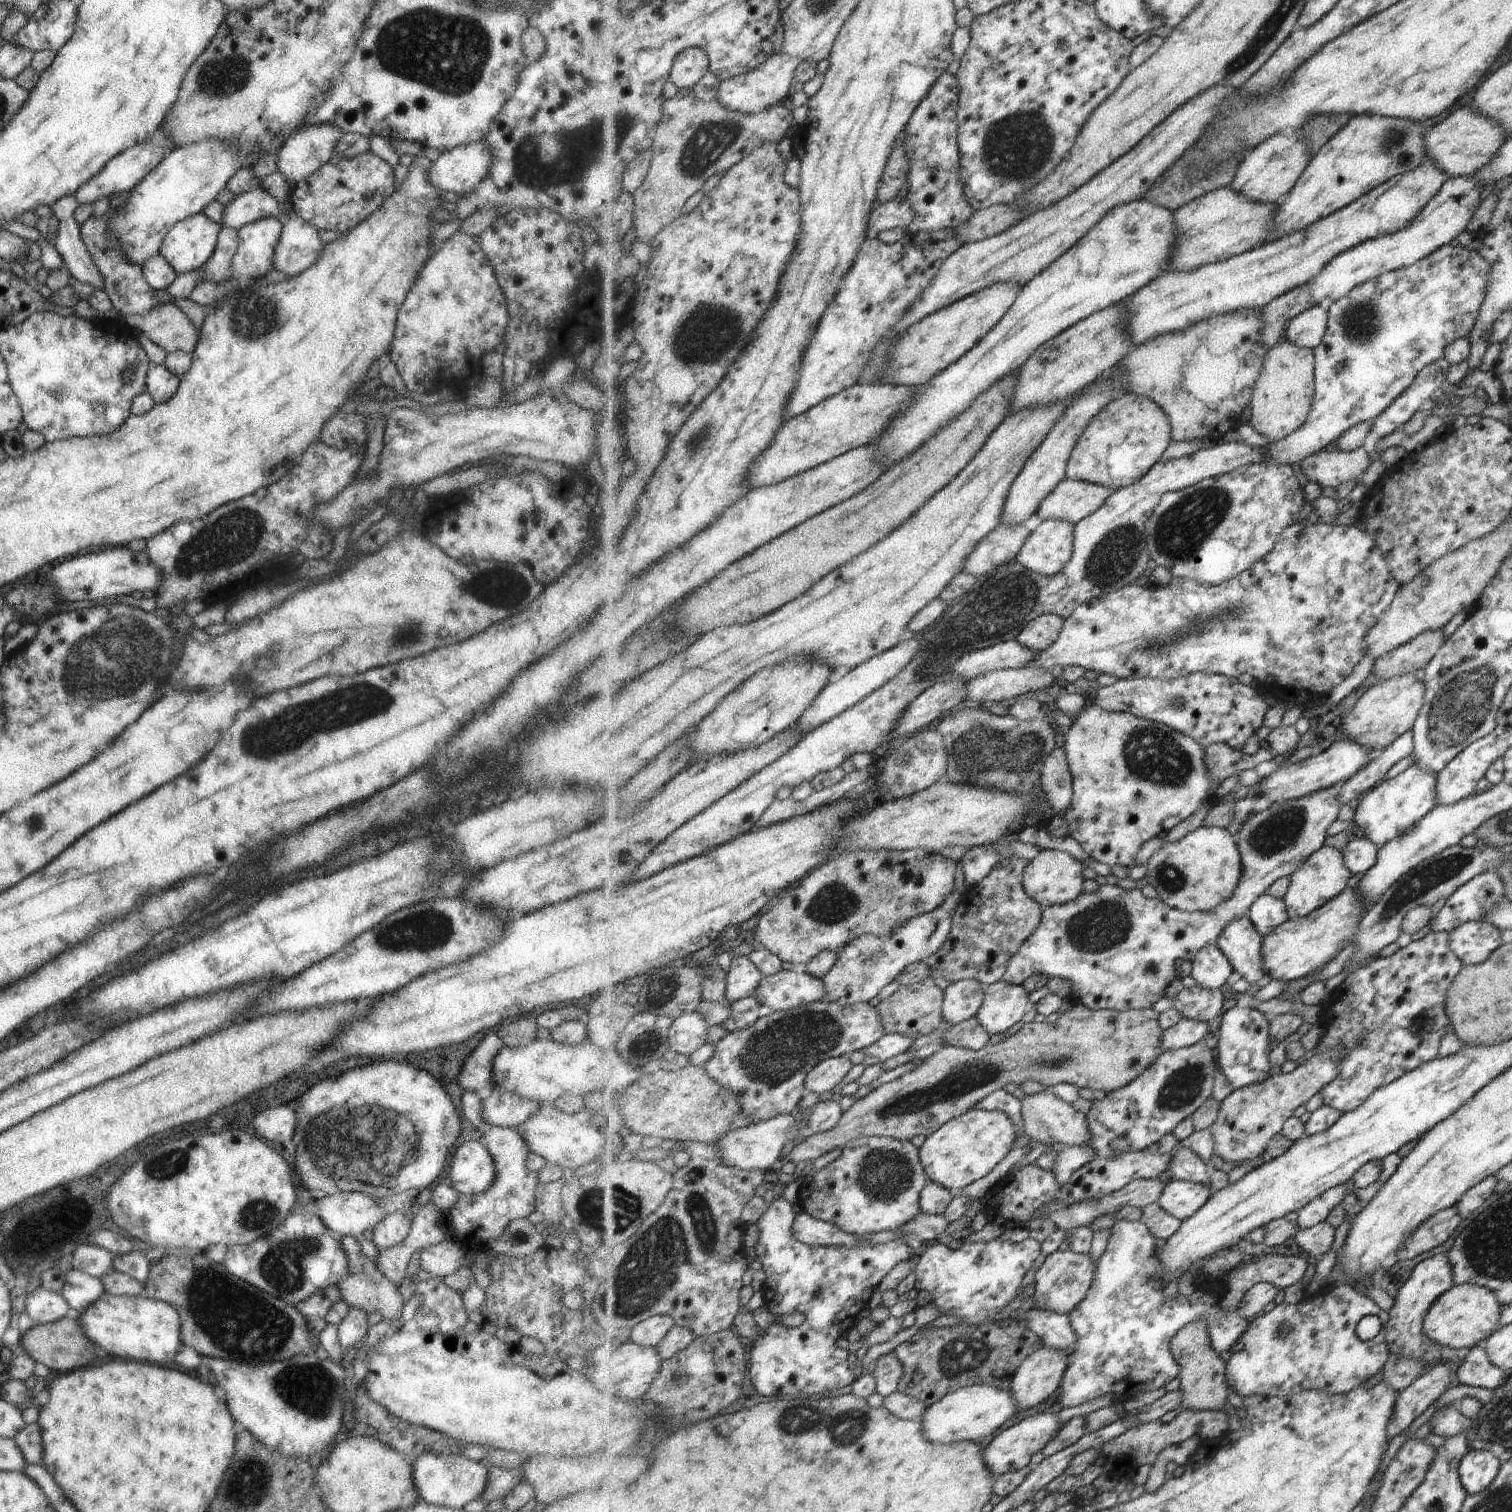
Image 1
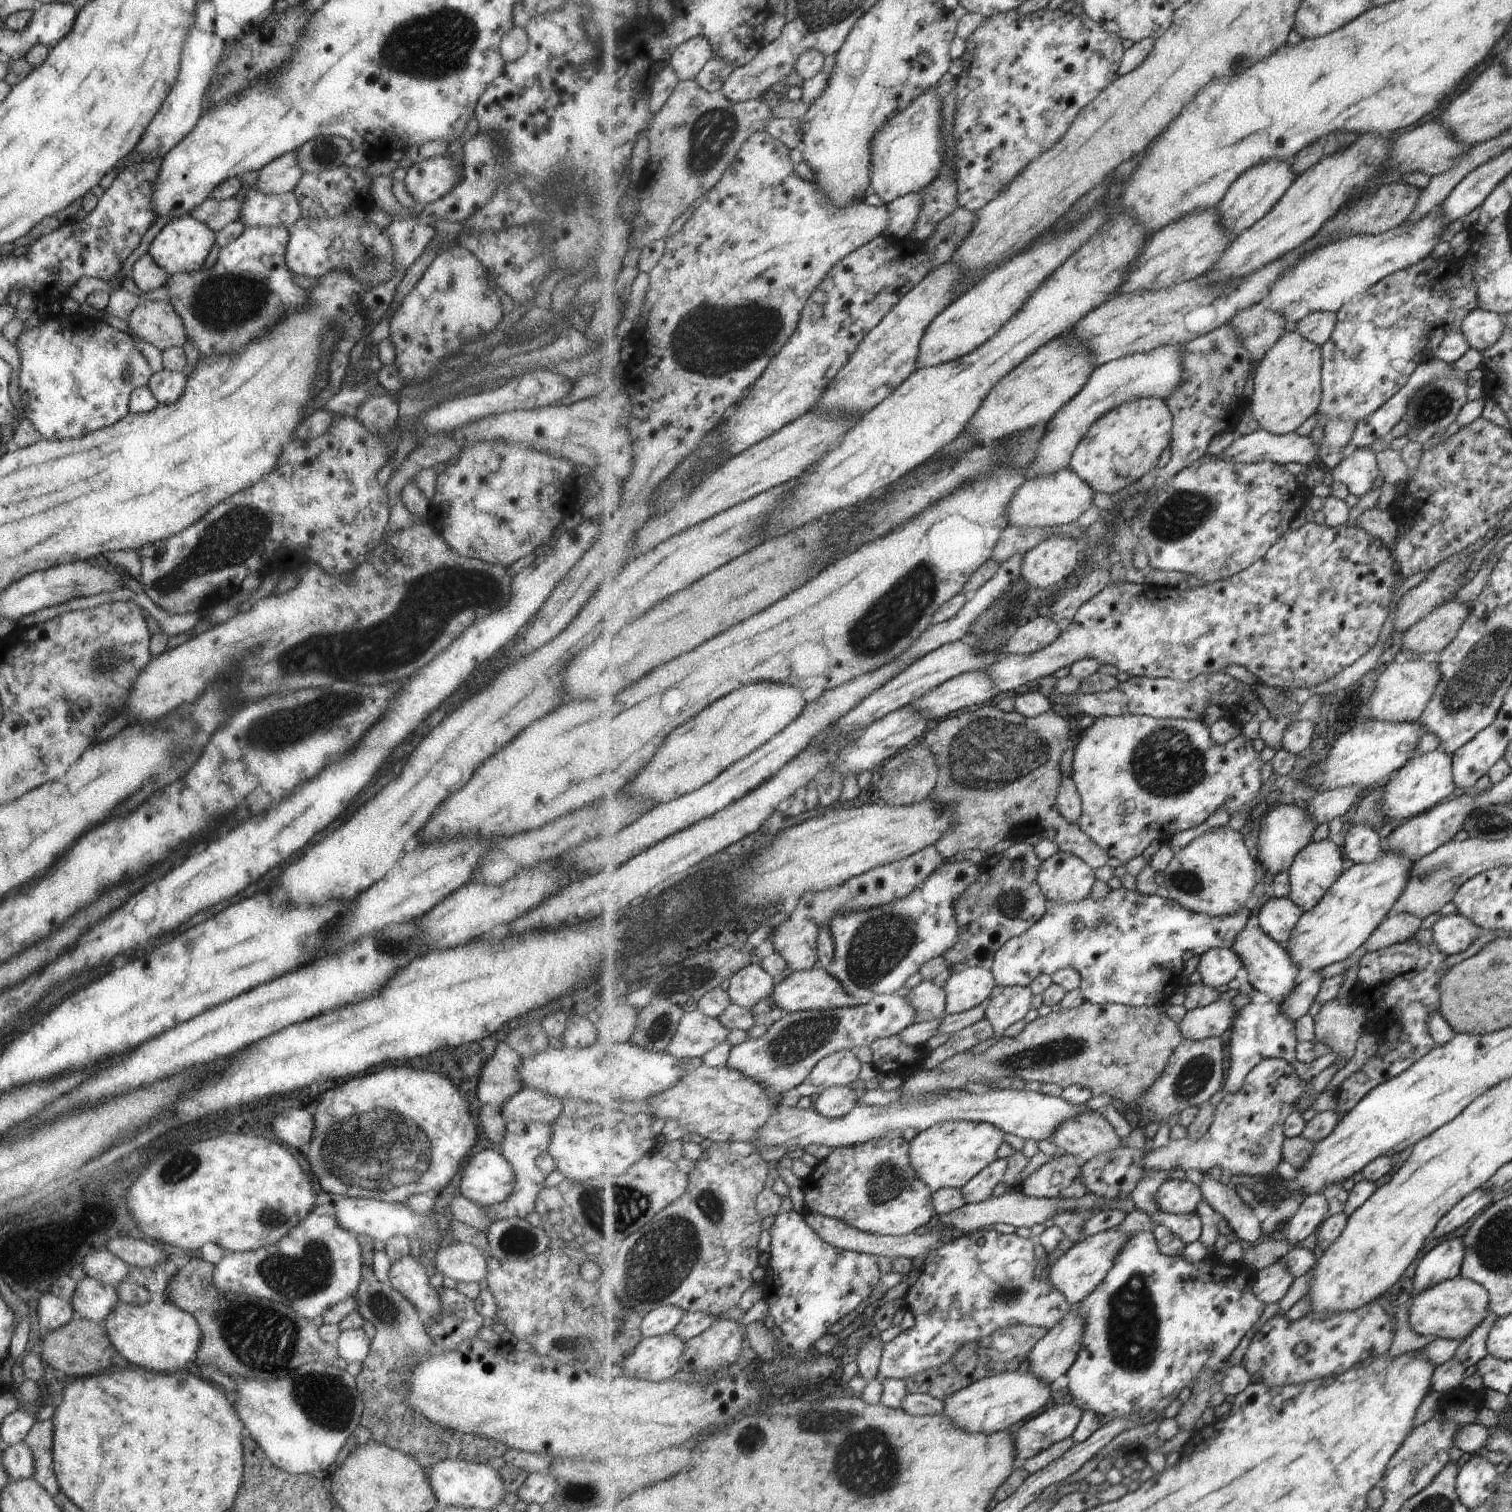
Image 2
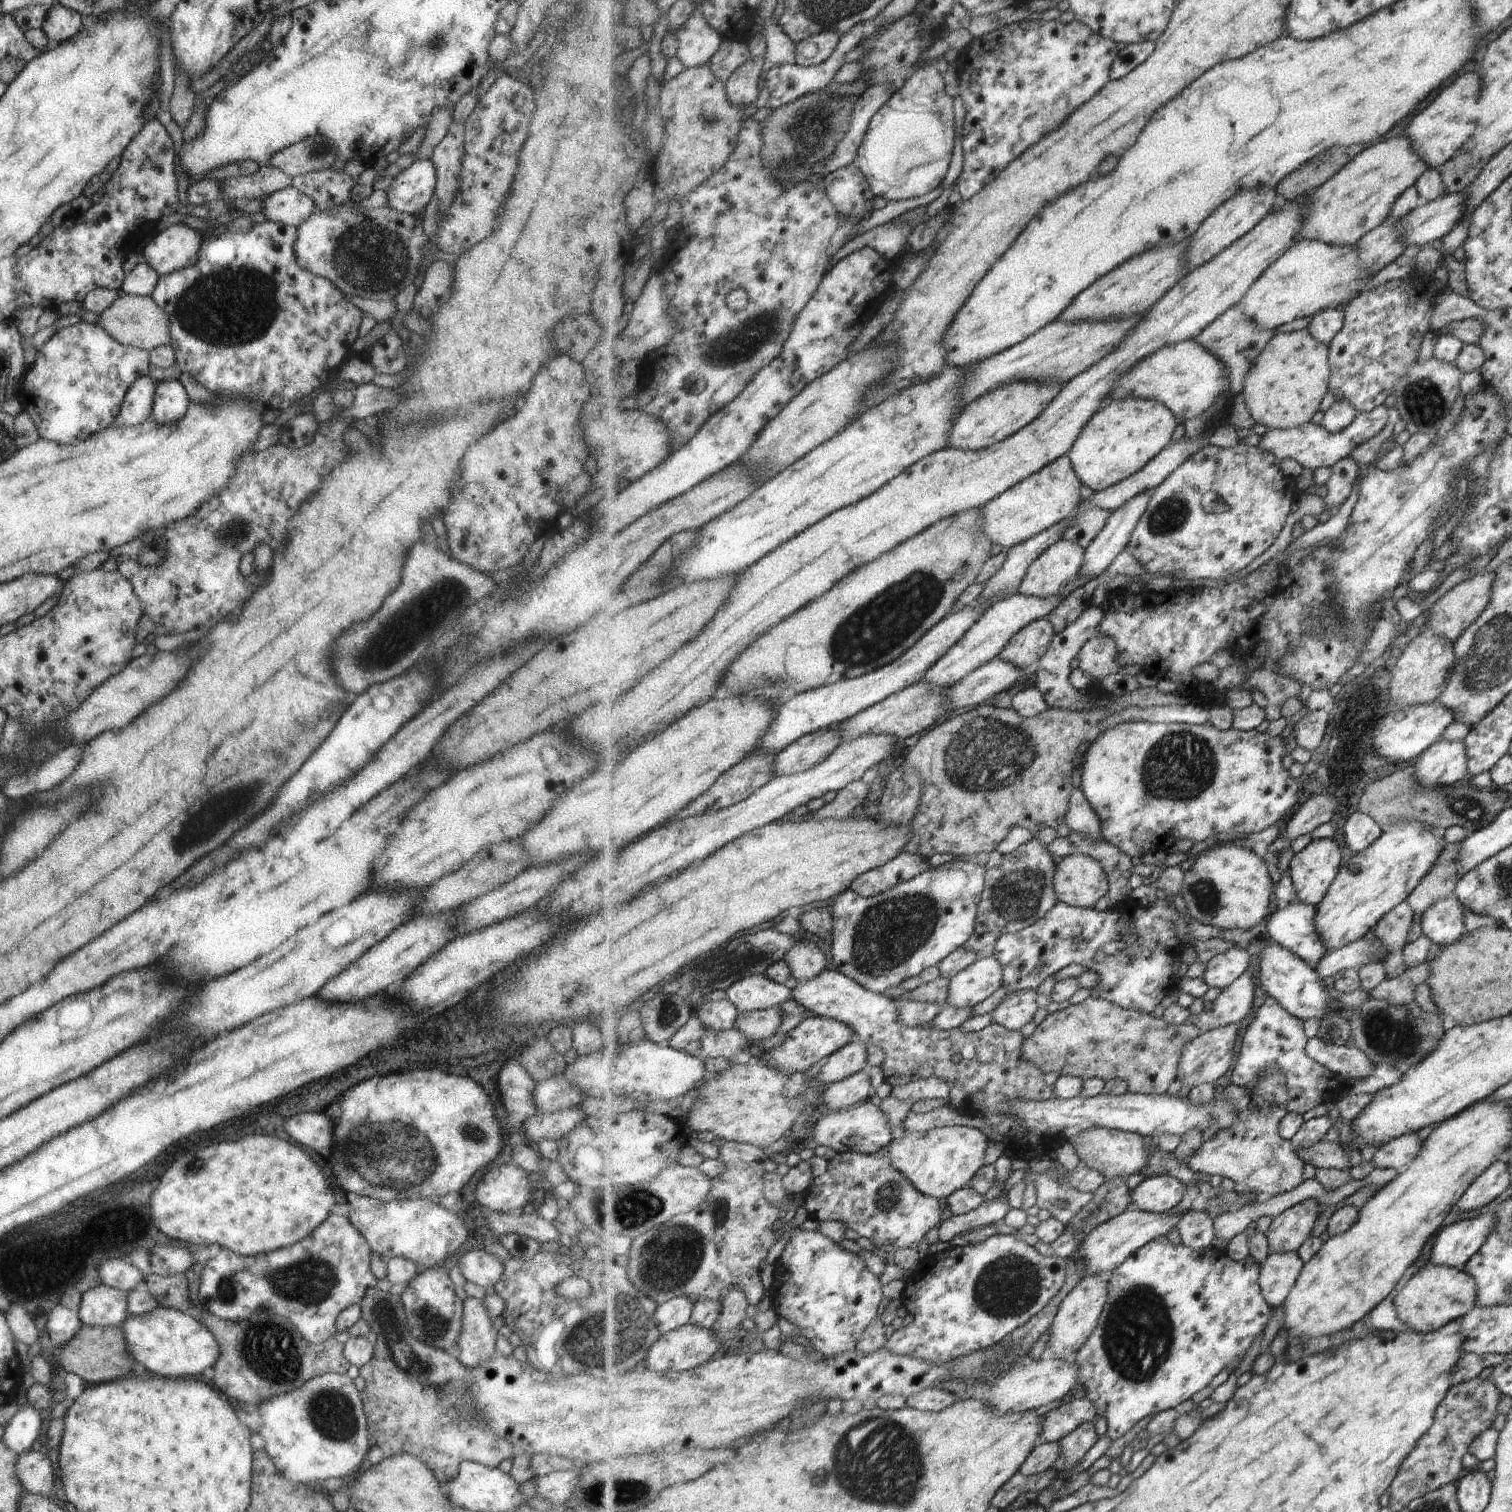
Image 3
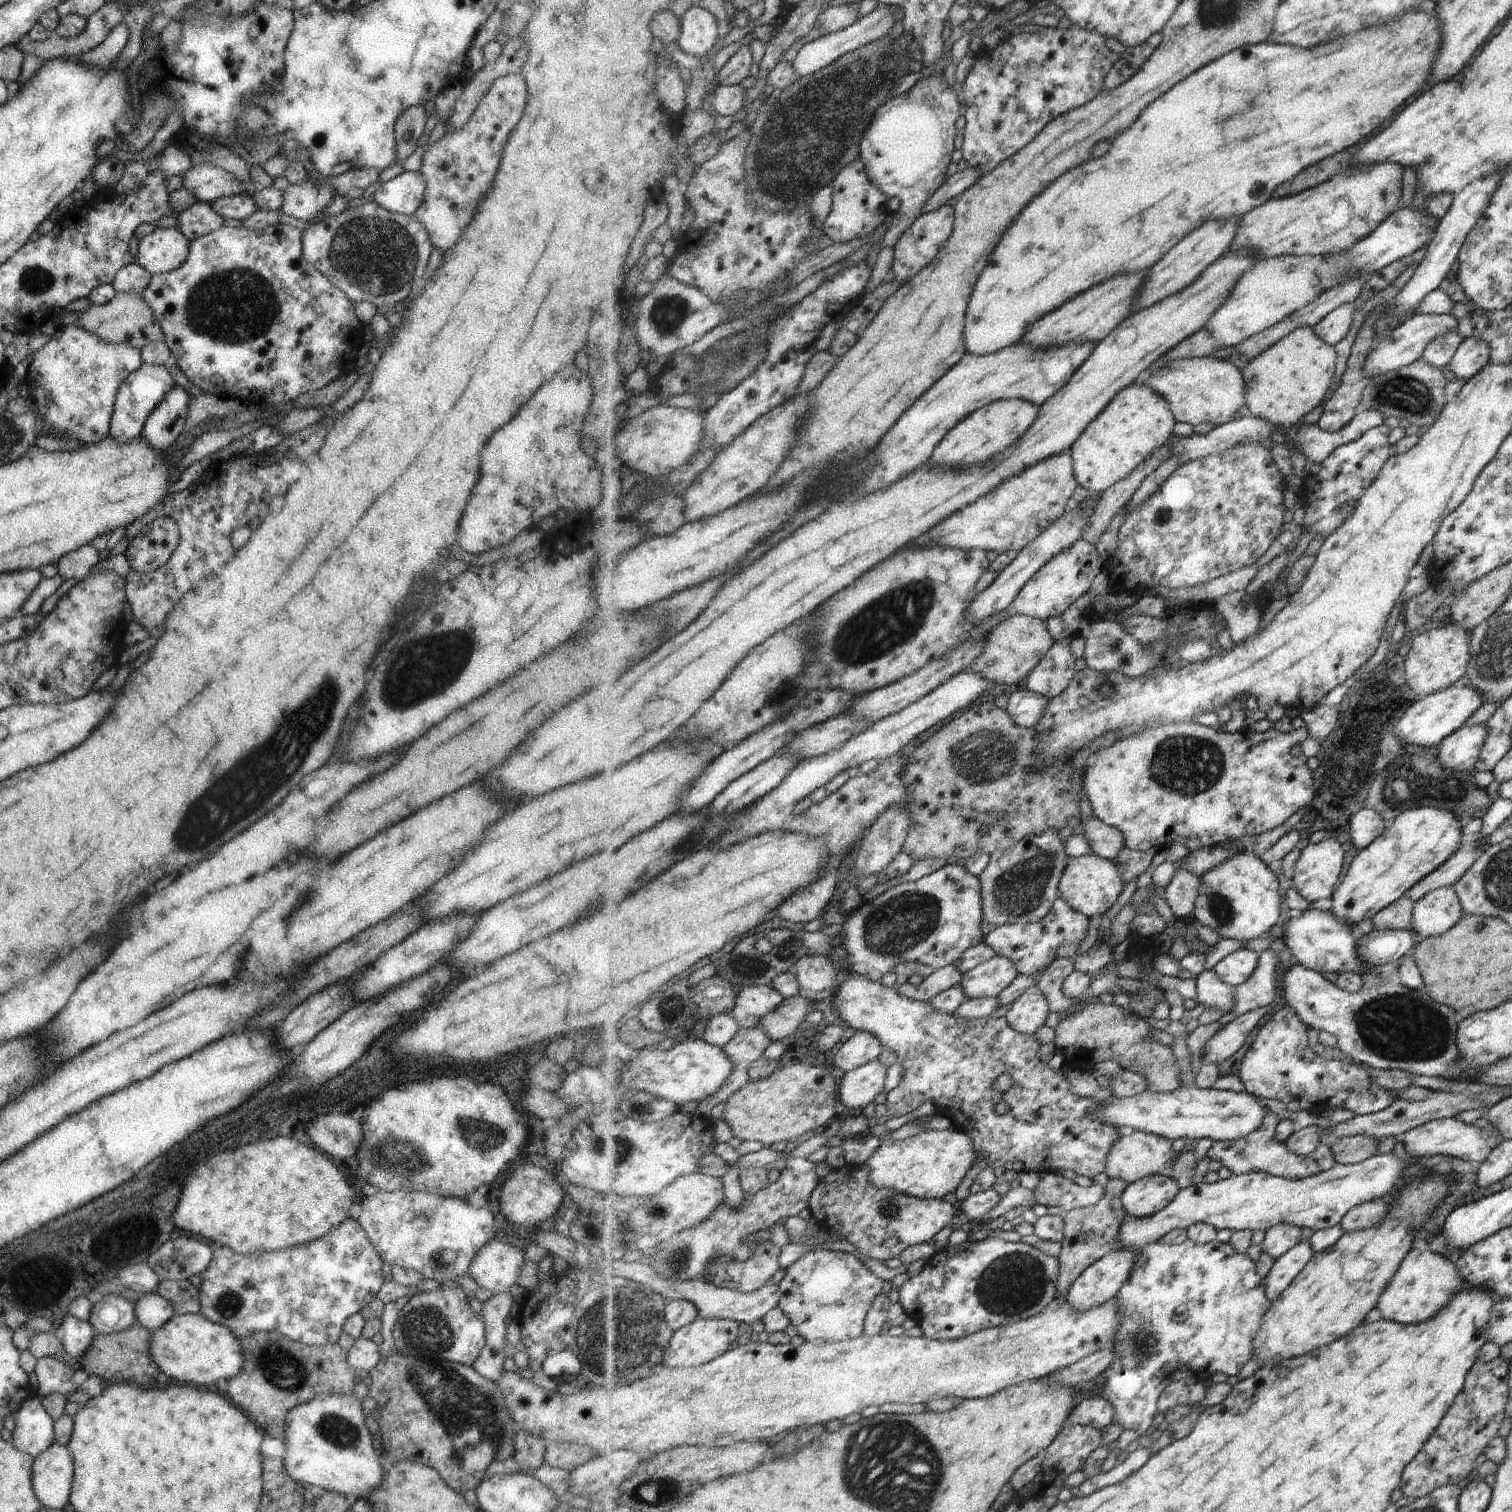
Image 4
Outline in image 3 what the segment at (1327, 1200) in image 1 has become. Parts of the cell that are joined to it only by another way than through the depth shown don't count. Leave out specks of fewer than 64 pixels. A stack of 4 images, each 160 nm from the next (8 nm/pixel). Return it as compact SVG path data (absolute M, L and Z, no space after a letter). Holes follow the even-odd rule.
M1307 1199L1276 1216L1266 1233L1271 1252L1298 1252L1311 1236L1321 1212L1315 1199Z

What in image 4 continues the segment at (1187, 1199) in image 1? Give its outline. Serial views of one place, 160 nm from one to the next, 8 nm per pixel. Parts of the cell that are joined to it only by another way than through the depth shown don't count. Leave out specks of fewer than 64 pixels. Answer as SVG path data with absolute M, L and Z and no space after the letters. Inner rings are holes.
M1153 1175L1127 1185L1122 1203L1128 1214L1135 1218L1150 1217L1169 1206L1181 1189L1173 1177Z

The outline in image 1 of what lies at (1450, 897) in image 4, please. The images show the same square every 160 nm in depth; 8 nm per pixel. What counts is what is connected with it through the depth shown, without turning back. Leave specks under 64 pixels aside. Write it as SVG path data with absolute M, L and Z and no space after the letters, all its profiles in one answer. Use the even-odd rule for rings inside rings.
M1467 921L1448 931L1449 947L1463 967L1485 962L1501 946L1500 931L1485 921Z

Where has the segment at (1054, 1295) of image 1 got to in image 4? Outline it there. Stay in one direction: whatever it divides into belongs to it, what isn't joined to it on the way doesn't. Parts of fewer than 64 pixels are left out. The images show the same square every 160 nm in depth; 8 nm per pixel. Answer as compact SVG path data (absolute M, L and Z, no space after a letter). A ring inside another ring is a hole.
M1391 1154L1372 1156L1363 1162L1354 1165L1336 1165L1328 1171L1321 1171L1316 1175L1304 1179L1284 1179L1283 1177L1275 1177L1267 1173L1250 1172L1244 1175L1232 1175L1228 1179L1218 1180L1216 1183L1197 1183L1189 1188L1181 1189L1177 1198L1171 1202L1169 1206L1161 1210L1157 1214L1145 1218L1135 1218L1127 1215L1126 1221L1120 1230L1119 1242L1120 1246L1126 1251L1139 1252L1151 1243L1159 1242L1166 1234L1175 1229L1188 1229L1191 1225L1198 1222L1204 1222L1213 1225L1215 1228L1233 1229L1236 1231L1264 1230L1267 1232L1272 1226L1279 1223L1291 1223L1301 1228L1311 1228L1315 1232L1330 1229L1337 1226L1346 1217L1346 1214L1354 1208L1354 1206L1362 1205L1364 1202L1375 1200L1387 1194L1395 1192L1397 1180L1402 1173L1402 1177L1406 1177L1409 1165L1415 1164L1413 1155L1407 1155L1410 1159L1408 1162L1401 1162L1398 1158Z

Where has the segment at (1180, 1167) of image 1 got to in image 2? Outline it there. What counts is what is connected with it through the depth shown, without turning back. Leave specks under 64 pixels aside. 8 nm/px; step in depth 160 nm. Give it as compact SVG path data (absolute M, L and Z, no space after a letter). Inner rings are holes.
M1205 1173L1199 1186L1216 1217L1223 1216L1240 1240L1255 1245L1265 1237L1262 1222L1251 1207L1239 1198L1231 1184L1222 1184Z

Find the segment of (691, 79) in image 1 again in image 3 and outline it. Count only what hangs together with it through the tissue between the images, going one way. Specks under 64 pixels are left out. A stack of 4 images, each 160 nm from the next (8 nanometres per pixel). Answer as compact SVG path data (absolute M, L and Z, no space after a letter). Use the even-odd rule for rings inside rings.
M700 4L693 10L689 19L679 28L677 36L680 42L677 57L687 69L700 67L705 63L709 63L711 57L714 56L723 44L722 36L707 22Z

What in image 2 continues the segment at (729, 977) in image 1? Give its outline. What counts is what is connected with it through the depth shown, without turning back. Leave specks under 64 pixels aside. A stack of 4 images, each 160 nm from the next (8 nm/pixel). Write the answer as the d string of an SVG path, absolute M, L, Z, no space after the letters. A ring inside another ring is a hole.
M755 961L730 978L727 991L733 1003L750 1009L764 998L770 998L775 985L776 980Z

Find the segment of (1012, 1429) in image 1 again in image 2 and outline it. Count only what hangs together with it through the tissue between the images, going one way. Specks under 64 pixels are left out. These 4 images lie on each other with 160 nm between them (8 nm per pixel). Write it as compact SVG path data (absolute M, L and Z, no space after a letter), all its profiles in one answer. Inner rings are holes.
M1069 1404L1052 1405L1046 1411L1024 1422L1015 1432L1017 1459L1030 1459L1054 1444L1073 1436L1084 1410Z

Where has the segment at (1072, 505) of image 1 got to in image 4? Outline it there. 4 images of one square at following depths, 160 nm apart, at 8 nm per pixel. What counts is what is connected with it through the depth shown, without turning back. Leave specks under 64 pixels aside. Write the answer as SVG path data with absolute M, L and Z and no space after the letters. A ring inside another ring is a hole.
M1065 451L1006 480L996 490L921 535L911 546L941 545L963 550L993 550L999 554L1007 551L1019 553L1067 514L1067 504L1072 500L1071 496L1077 486L1079 483L1075 476L1074 458L1071 451Z

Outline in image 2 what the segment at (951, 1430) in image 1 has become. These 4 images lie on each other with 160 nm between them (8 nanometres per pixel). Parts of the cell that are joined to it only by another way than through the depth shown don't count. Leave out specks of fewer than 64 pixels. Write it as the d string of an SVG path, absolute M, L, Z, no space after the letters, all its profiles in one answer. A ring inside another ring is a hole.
M1028 1370L1026 1373L1019 1372L1003 1373L994 1377L985 1377L975 1381L971 1386L954 1392L944 1400L944 1414L950 1417L954 1424L964 1431L971 1433L998 1433L1011 1424L1019 1424L1027 1420L1031 1414L1043 1408L1043 1404L1049 1402L1051 1391L1057 1385L1046 1385Z

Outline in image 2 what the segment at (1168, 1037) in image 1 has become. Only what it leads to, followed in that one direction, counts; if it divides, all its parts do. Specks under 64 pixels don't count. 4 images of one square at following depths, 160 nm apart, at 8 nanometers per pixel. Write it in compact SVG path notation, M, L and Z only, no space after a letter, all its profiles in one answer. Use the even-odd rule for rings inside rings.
M1219 1000L1206 1007L1191 1009L1178 1025L1185 1040L1202 1041L1223 1036L1232 1027L1237 1012L1233 1004Z

